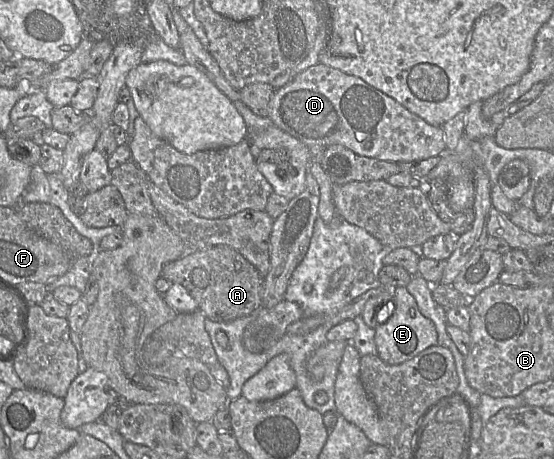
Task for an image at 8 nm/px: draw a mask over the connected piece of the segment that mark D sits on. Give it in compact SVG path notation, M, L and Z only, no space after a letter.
M321 63L298 73L288 84L274 91L269 102L268 117L275 126L307 147L339 144L358 155L378 160L411 162L441 155L445 149L442 127L427 123L360 77L345 74Z

